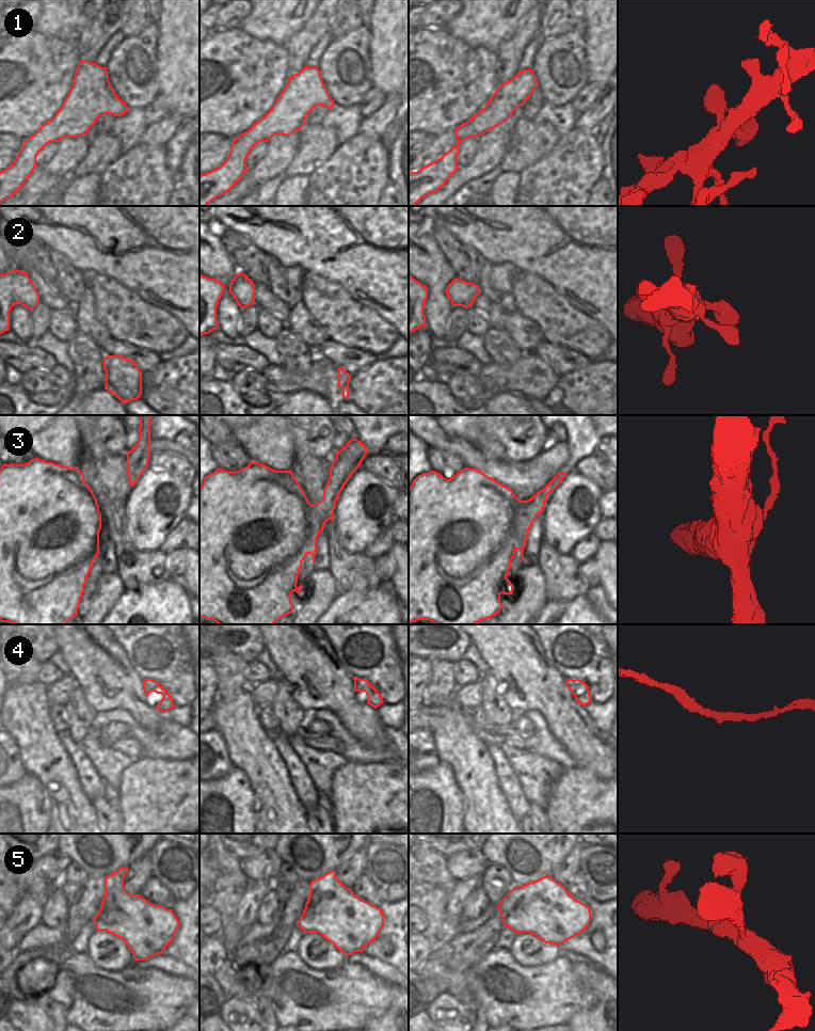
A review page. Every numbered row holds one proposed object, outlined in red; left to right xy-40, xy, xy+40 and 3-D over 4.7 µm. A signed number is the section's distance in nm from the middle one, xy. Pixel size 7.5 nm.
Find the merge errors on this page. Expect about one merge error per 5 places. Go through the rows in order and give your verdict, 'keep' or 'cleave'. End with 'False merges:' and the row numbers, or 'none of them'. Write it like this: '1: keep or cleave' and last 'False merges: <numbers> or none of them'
1: keep
2: keep
3: cleave
4: keep
5: keep
False merges: 3

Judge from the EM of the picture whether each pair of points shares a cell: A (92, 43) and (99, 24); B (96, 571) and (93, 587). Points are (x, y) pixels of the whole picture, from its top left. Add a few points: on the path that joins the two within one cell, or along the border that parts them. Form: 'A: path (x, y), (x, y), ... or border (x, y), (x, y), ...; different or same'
A: path (92, 38), (99, 31), (99, 28); same
B: path (94, 575), (93, 583); same

